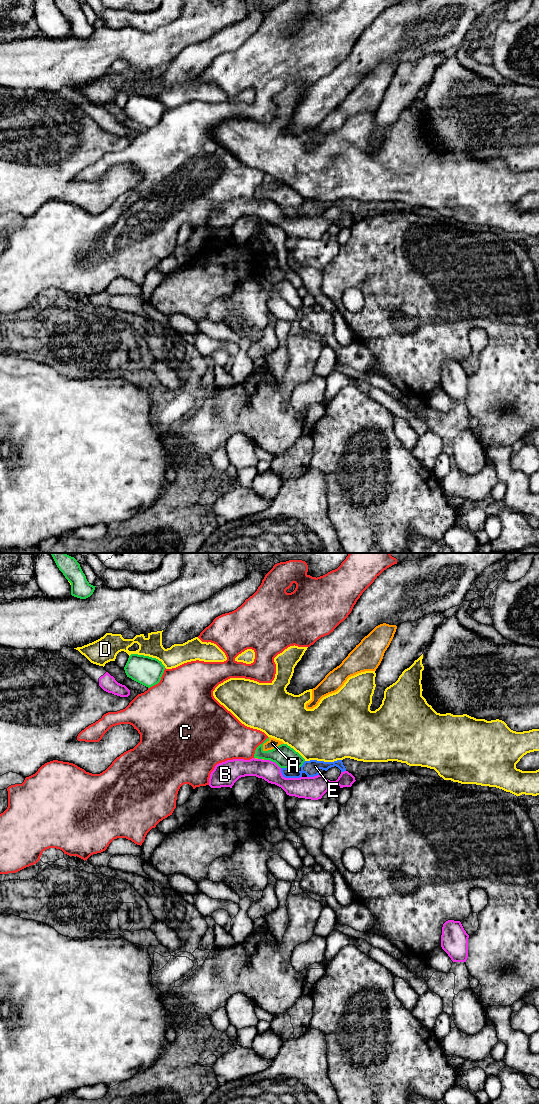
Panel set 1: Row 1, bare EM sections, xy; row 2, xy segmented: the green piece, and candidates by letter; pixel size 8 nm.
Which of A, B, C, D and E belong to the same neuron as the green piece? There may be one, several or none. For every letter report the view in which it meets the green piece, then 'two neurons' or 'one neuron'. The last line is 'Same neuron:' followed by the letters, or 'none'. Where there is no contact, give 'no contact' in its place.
A: contact in xy; two neurons
B: contact in xy; two neurons
C: contact in xy; two neurons
D: contact in xy; two neurons
E: contact in xy; one neuron
Same neuron: E

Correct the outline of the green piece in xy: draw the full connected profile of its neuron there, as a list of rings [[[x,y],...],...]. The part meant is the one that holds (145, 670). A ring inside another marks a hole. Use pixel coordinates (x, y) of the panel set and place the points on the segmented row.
[[[131,654],[124,670],[127,677],[150,688],[160,682],[165,666],[156,658]]]

